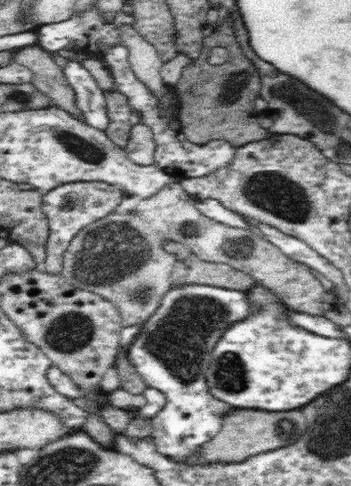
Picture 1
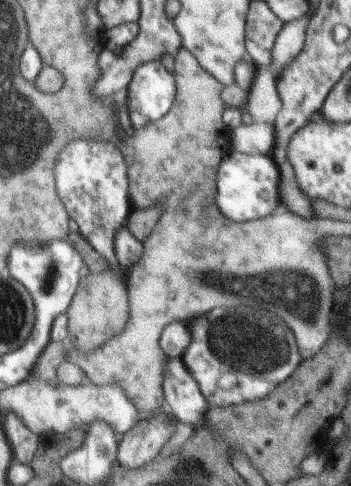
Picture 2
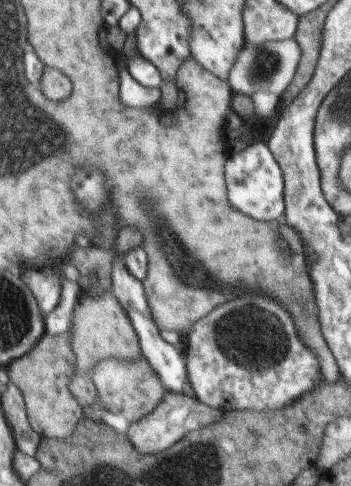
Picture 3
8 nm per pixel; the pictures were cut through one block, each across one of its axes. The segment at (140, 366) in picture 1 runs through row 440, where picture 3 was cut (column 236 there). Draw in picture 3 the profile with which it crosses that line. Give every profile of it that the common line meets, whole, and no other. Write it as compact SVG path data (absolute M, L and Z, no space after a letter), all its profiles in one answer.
M251 142L243 152L229 154L225 162L225 198L245 216L253 218L255 222L271 222L277 224L285 214L285 184L283 172L277 166L269 146L263 142Z

